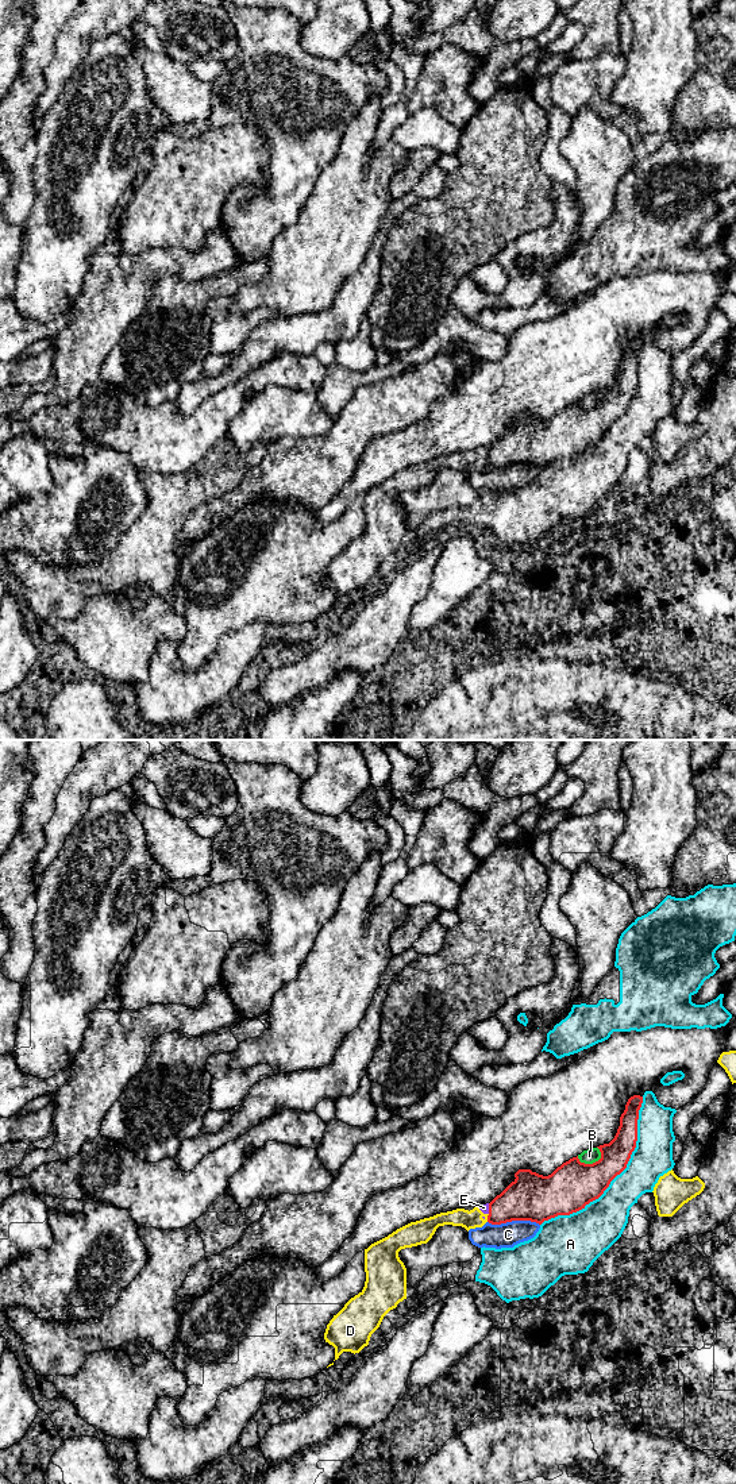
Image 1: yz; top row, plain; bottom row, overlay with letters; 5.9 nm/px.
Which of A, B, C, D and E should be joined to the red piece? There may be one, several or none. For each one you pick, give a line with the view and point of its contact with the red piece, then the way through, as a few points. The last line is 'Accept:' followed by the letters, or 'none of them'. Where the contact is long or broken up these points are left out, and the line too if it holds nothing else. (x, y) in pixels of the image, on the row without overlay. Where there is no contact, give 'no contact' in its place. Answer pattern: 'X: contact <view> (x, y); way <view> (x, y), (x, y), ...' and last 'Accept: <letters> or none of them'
Accept: none of them

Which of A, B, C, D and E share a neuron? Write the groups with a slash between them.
A / B / C / D E

